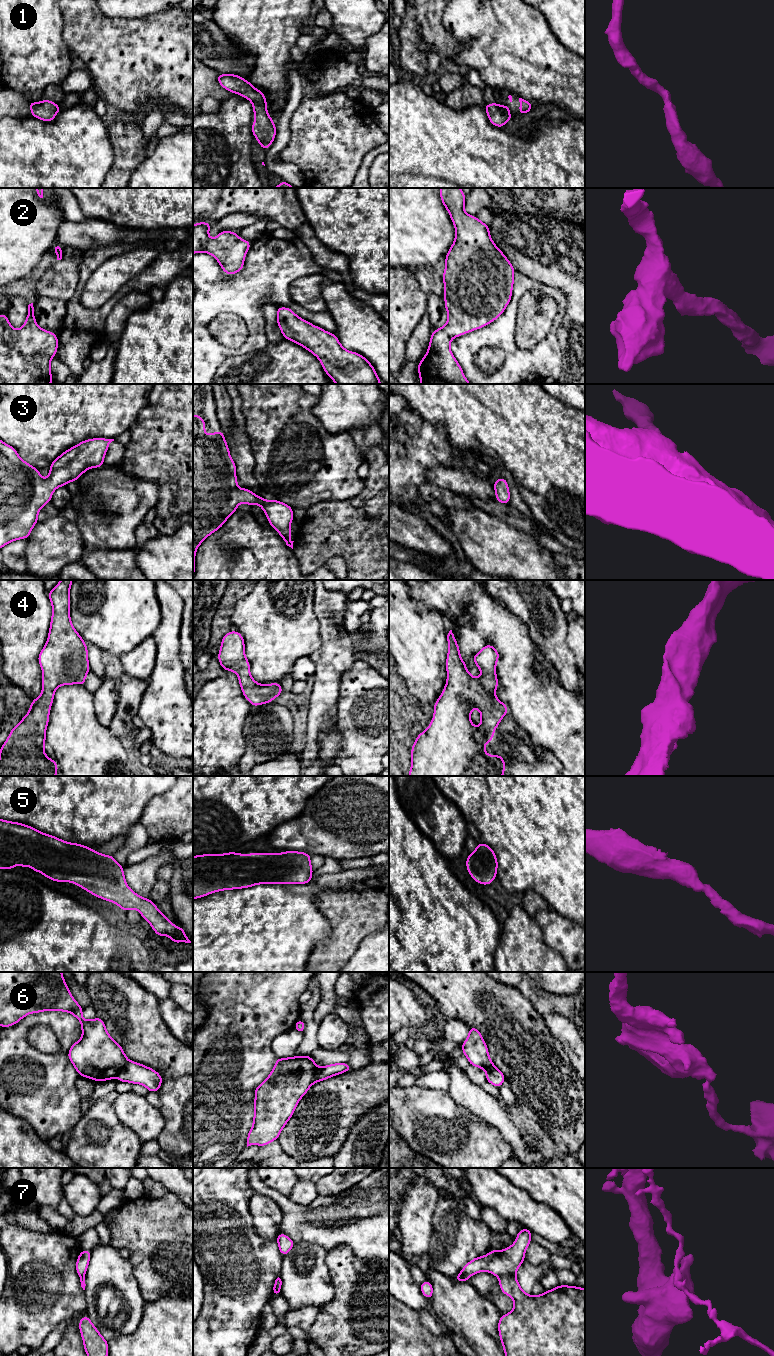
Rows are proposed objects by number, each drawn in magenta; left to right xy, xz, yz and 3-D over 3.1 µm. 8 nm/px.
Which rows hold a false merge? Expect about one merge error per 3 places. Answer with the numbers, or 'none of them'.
6, 7

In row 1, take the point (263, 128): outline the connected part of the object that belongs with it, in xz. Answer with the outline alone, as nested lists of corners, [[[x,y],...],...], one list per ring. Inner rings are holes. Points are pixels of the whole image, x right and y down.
[[[218,73],[217,81],[226,90],[247,98],[253,104],[255,121],[251,126],[252,133],[266,151],[275,139],[276,125],[268,115],[264,93],[239,75]]]

